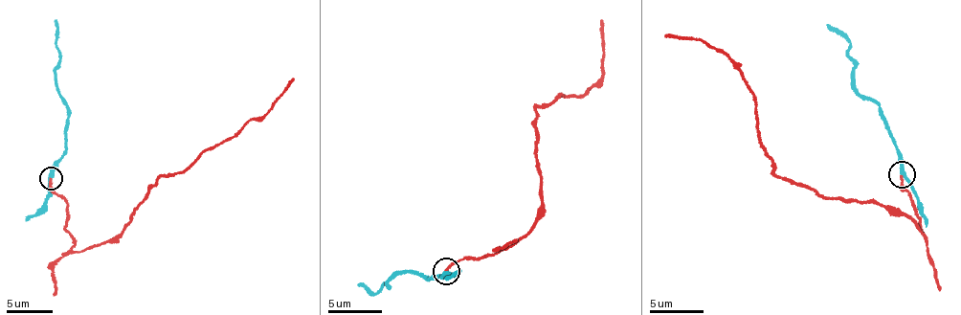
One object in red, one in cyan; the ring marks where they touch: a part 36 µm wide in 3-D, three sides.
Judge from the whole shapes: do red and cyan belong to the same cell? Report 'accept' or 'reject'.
reject

